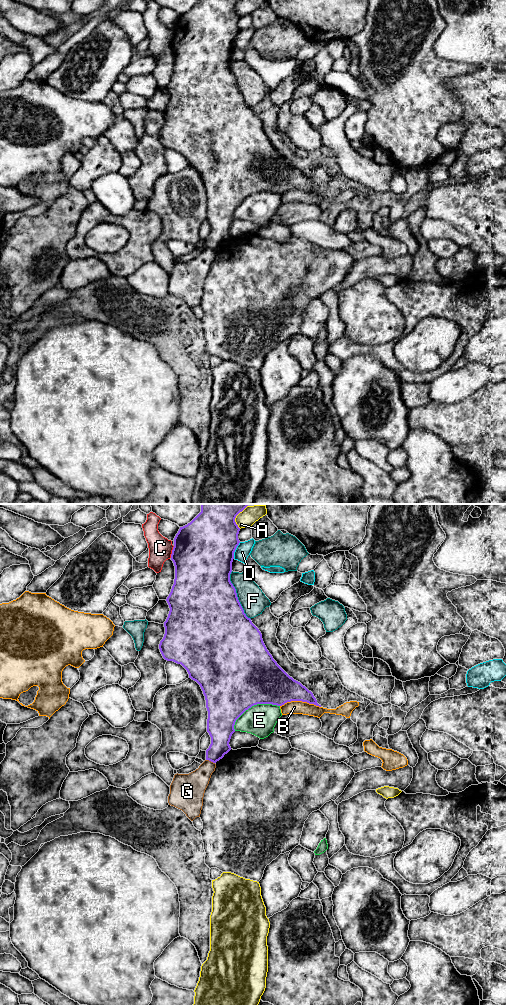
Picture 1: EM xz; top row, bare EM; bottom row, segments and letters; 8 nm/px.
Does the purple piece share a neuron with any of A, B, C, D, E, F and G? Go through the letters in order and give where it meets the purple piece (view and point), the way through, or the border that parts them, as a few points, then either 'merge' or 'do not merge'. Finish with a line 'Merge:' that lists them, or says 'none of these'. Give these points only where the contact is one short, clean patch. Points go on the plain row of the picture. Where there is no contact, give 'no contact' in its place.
A: meets purple in xz at (234, 8); do not merge
B: meets purple in xz at (300, 188); do not merge
C: meets purple in xz at (172, 40); do not merge
D: meets purple in xz at (235, 37); do not merge
E: meets purple in xz at (252, 193); do not merge
F: meets purple in xz at (236, 83); do not merge
G: meets purple in xz at (210, 248); border along xz (206, 247), (214, 251); do not merge
Merge: none of these

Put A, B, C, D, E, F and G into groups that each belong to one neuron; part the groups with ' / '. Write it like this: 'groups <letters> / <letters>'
groups A / B / C / D / E / F / G

